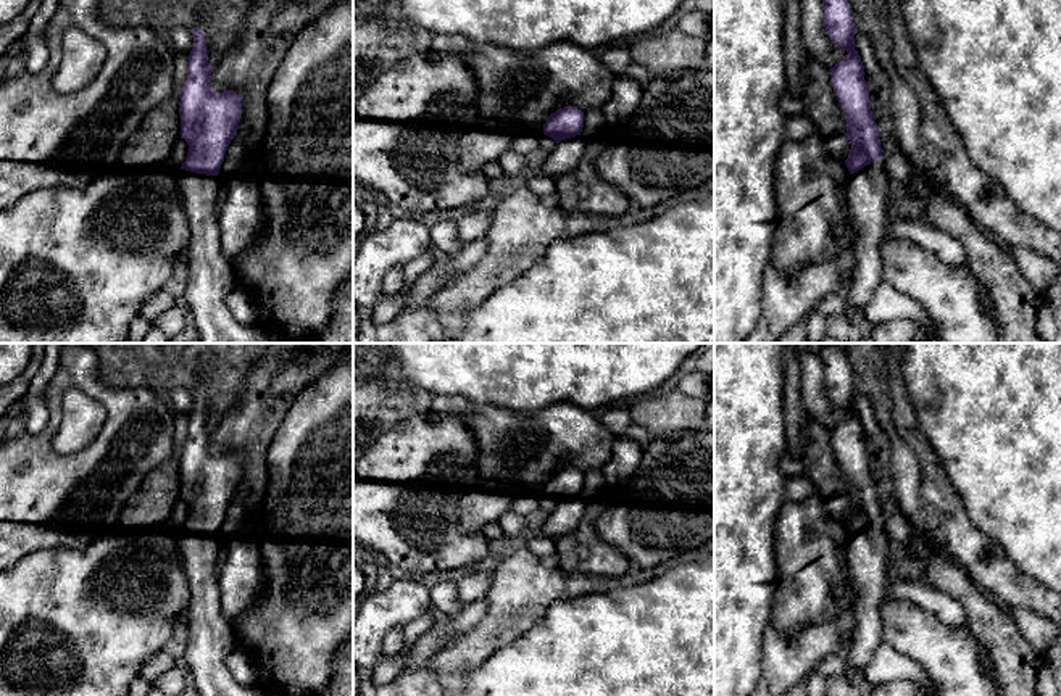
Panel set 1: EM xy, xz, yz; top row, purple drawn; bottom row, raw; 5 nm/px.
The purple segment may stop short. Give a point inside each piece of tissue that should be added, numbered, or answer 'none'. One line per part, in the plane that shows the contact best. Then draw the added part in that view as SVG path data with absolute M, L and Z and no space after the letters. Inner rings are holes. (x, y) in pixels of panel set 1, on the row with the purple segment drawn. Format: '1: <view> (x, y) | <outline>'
1: xy (210, 276) | M179 169L177 187L190 229L184 300L200 343L269 343L260 327L237 322L226 306L227 293L239 282L221 246L216 176Z

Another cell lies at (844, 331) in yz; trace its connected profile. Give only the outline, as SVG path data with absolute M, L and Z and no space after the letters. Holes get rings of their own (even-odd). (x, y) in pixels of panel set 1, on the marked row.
M847 314L827 316L827 337L837 343L869 343L868 327L855 324Z

